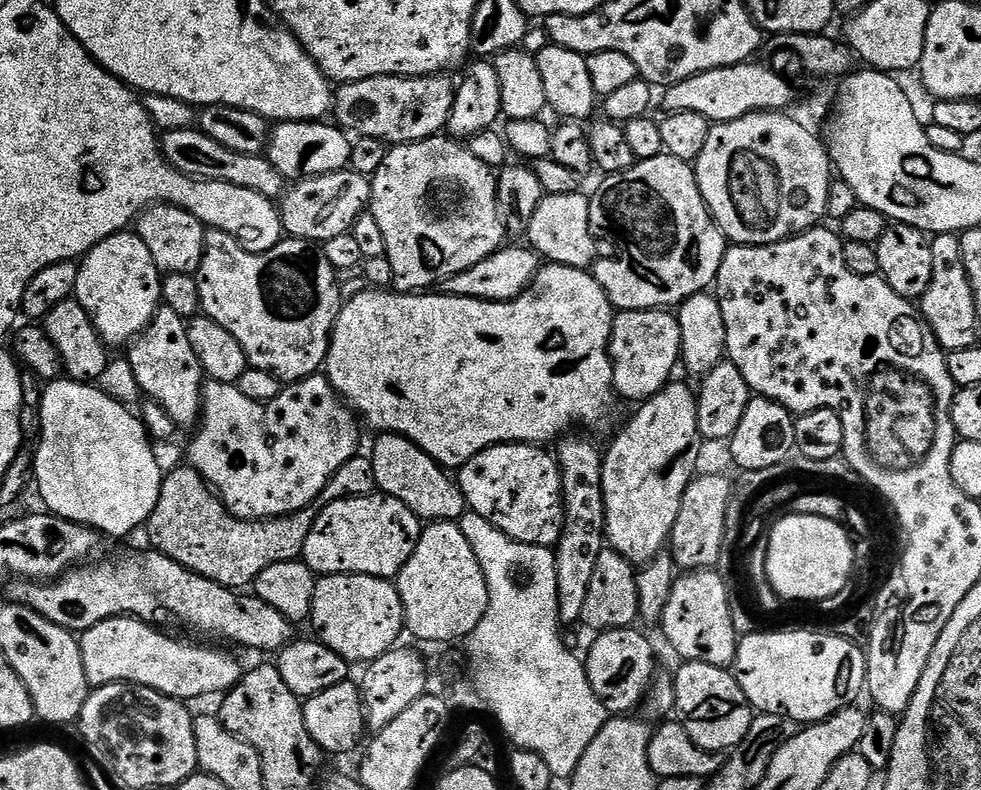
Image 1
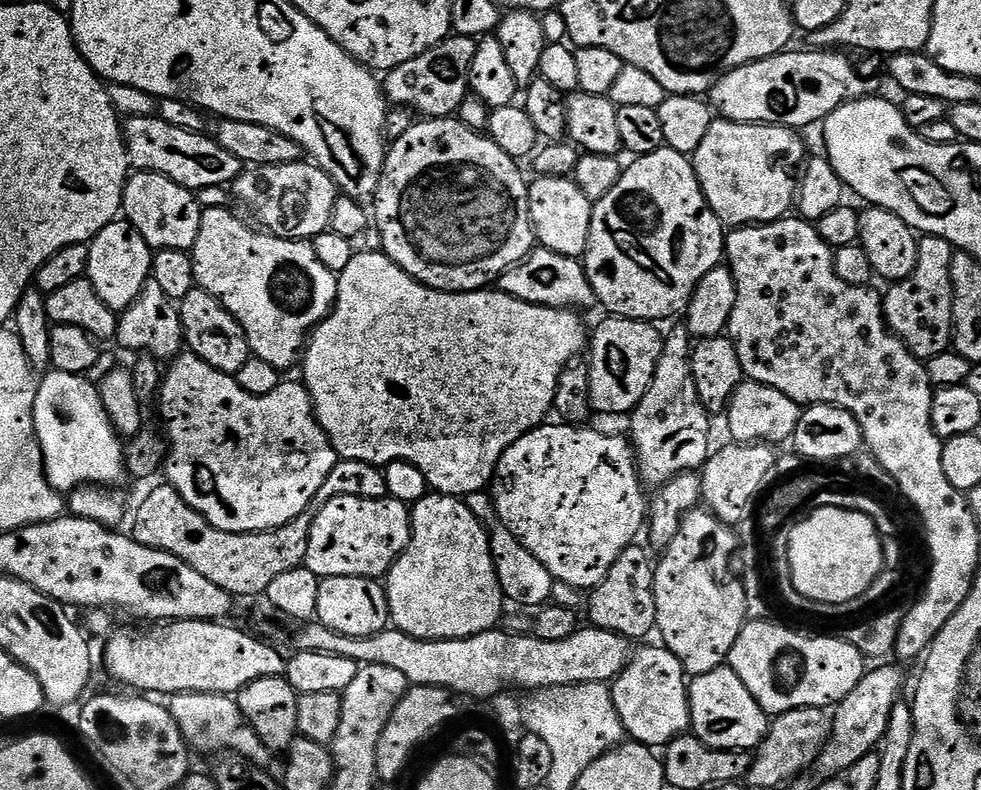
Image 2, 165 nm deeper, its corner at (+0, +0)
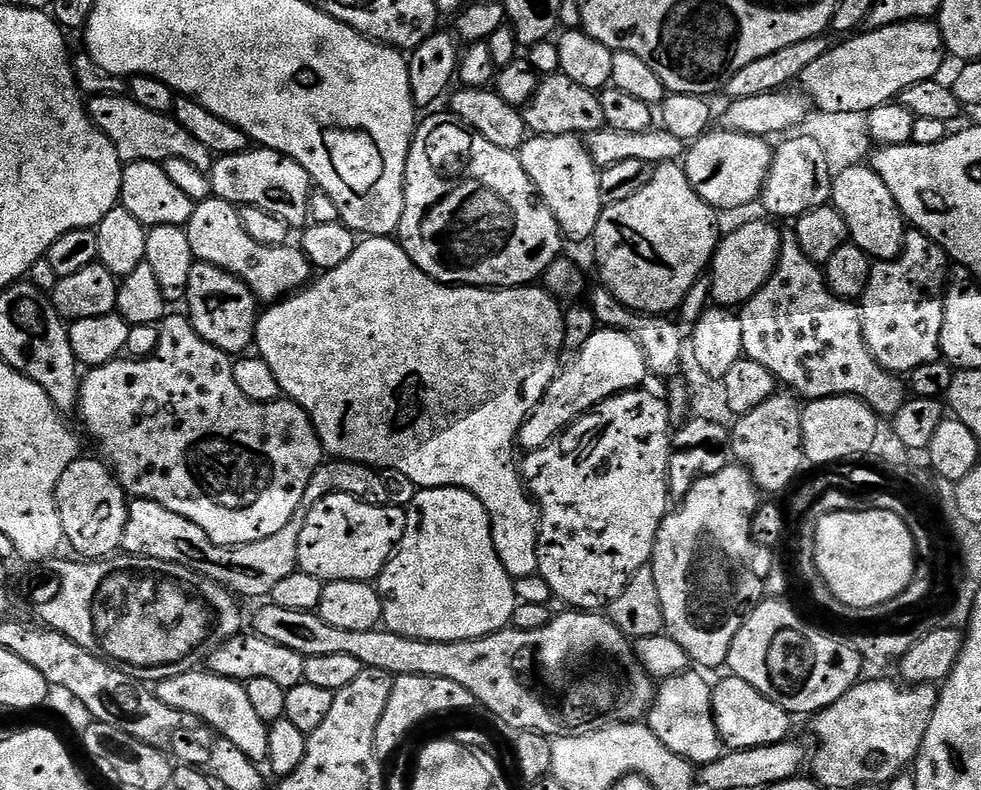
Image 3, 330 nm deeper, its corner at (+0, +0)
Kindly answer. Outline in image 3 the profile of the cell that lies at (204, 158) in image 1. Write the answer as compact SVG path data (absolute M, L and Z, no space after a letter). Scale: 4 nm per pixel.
M93 96L87 101L86 107L92 124L99 132L106 134L106 138L110 138L114 150L119 154L124 164L133 164L136 160L154 160L157 162L181 160L182 163L189 164L190 167L197 168L204 174L211 173L214 163L212 151L206 146L202 146L202 142L198 142L198 138L194 138L194 134L190 134L190 130L183 128L171 115L146 110L146 106L138 106L138 102L134 102L128 96Z

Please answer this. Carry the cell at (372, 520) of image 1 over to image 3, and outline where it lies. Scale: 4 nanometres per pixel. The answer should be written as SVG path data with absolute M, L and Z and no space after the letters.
M335 492L322 502L318 502L306 514L302 534L298 534L298 568L299 571L316 576L322 581L330 580L366 580L375 581L380 571L388 564L388 559L396 552L396 547L406 534L407 511L395 506L367 504L351 492Z

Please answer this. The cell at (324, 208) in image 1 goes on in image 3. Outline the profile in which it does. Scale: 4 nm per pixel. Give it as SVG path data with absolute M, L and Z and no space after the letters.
M249 147L247 152L221 156L212 165L211 195L237 206L248 205L281 219L289 229L300 230L309 223L310 198L314 191L312 175L302 165L278 150Z

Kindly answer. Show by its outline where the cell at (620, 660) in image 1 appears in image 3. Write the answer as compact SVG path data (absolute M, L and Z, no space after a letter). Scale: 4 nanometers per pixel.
M689 670L669 680L659 681L652 709L648 712L648 729L666 746L674 750L682 759L693 766L703 766L714 762L725 751L726 745L720 739L720 731L712 709L713 685L699 671Z

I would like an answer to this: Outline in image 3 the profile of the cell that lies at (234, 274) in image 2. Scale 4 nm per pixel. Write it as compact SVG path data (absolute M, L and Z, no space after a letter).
M201 199L197 203L194 214L190 214L190 222L186 225L190 249L199 263L218 266L239 280L244 280L260 302L283 300L284 297L299 292L313 279L313 266L299 247L276 247L255 241L243 228L237 205L225 200L207 199Z

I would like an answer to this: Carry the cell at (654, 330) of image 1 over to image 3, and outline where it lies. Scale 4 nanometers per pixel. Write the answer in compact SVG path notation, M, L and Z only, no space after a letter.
M597 327L590 342L586 342L586 346L582 346L582 350L575 353L571 360L569 368L567 365L556 373L546 394L520 428L518 444L525 453L545 448L565 428L575 424L603 400L620 392L639 389L643 385L640 383L650 376L646 354L640 343L629 332L620 332L617 328Z

